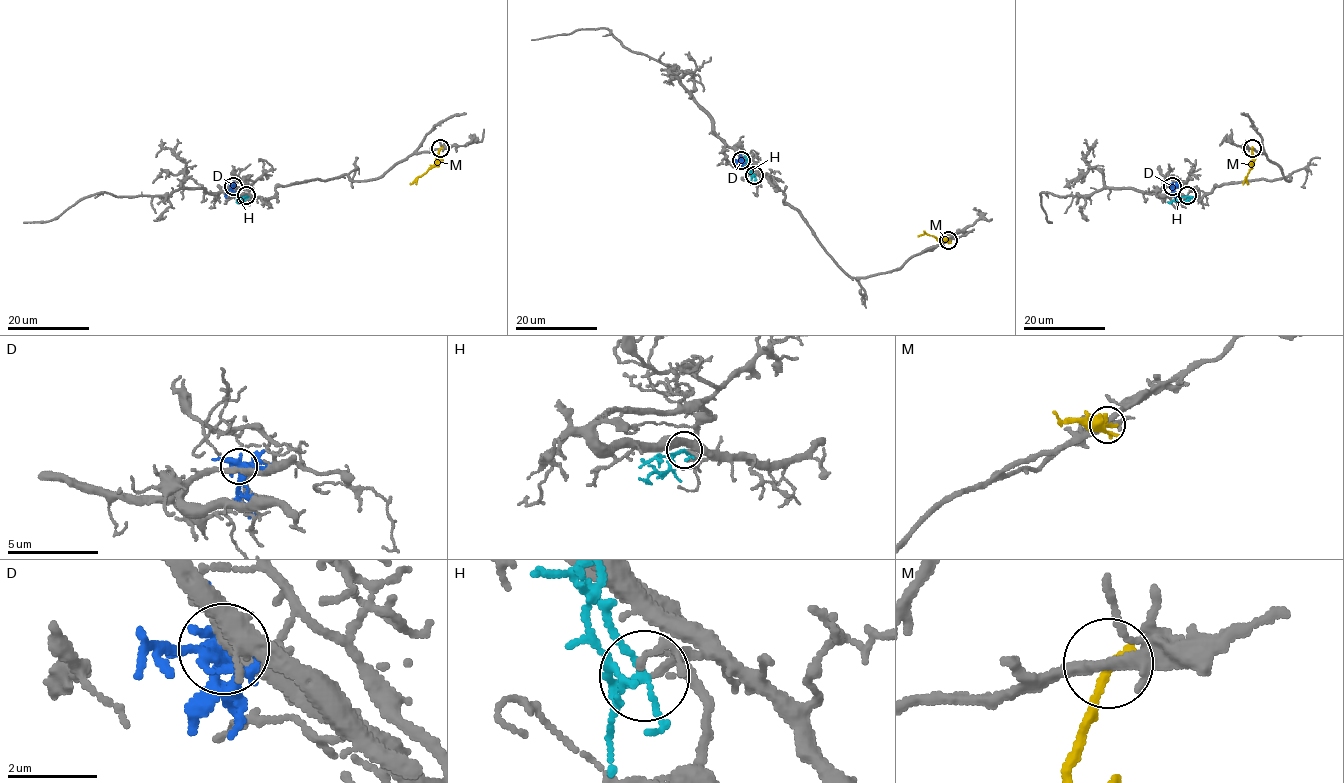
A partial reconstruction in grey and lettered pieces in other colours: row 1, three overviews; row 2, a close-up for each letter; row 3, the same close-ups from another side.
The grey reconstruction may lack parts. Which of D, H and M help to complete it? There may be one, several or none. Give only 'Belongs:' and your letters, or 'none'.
Belongs: H

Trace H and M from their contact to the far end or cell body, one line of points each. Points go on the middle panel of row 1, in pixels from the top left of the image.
H: (754, 175), (744, 155)
M: (948, 240), (925, 233), (918, 235)

